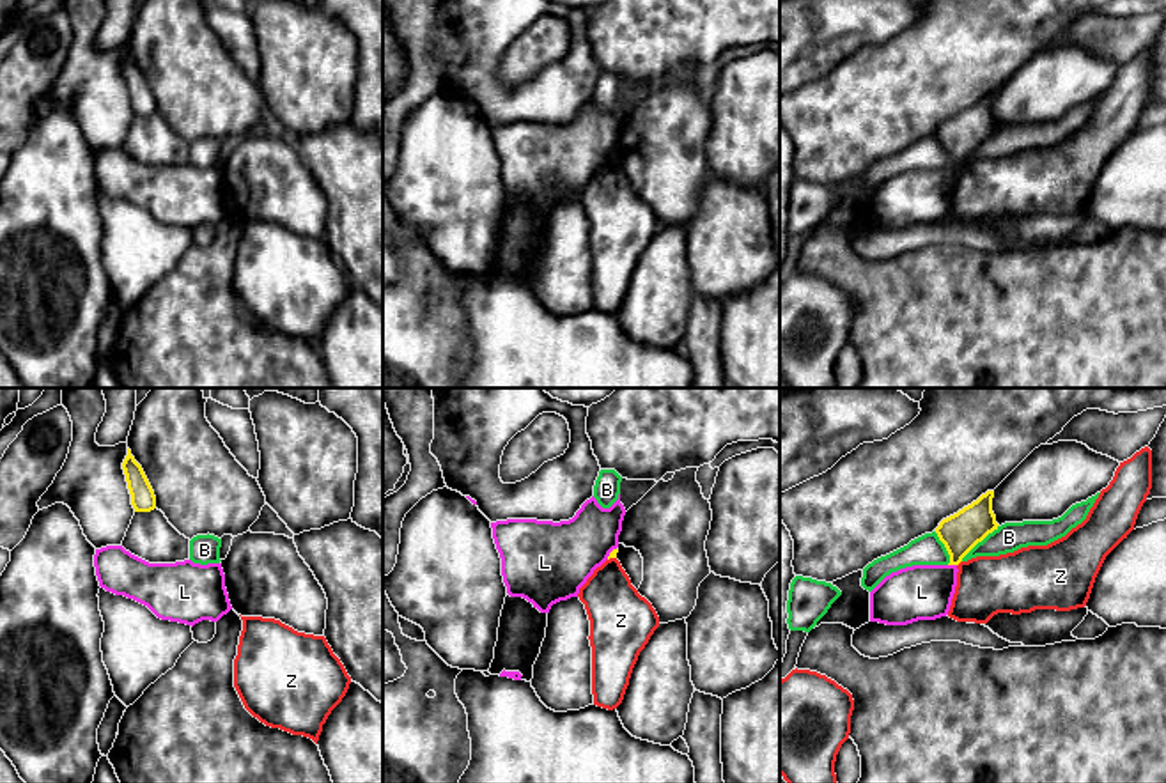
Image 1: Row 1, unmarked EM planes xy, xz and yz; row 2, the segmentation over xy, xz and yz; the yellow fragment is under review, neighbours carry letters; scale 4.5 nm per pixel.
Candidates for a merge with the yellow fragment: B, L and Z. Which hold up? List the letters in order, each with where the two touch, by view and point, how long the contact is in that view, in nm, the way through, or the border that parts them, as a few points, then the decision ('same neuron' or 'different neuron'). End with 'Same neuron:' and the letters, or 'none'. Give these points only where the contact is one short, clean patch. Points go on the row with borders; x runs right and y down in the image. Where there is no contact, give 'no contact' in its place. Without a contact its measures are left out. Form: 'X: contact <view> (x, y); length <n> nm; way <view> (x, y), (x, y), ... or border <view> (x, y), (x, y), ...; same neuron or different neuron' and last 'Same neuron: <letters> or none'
B: contact yz (979, 541); length 240 nm; border yz (998, 525), (961, 560); different neuron
L: contact yz (952, 564); length 40 nm; border yz (948, 564), (956, 565); different neuron
Z: contact yz (959, 562); length 40 nm; border yz (961, 560), (957, 565); different neuron
Same neuron: none

